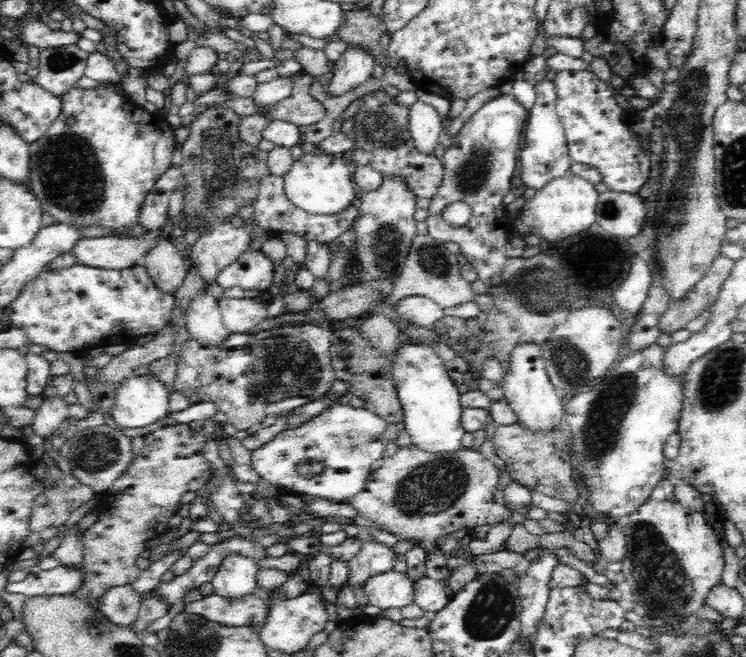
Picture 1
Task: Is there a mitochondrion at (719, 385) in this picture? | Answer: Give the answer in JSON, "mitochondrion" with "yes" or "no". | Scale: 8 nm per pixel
{"mitochondrion":"yes"}

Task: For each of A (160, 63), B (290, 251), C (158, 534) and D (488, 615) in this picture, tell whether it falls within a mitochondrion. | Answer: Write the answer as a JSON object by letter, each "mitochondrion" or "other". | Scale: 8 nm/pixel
{"A":"other","B":"other","C":"other","D":"mitochondrion"}

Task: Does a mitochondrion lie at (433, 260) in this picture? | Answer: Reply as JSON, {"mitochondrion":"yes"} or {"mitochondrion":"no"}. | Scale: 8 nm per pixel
{"mitochondrion":"yes"}

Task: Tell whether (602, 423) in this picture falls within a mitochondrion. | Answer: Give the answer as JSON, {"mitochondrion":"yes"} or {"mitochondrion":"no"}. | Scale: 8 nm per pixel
{"mitochondrion":"yes"}

